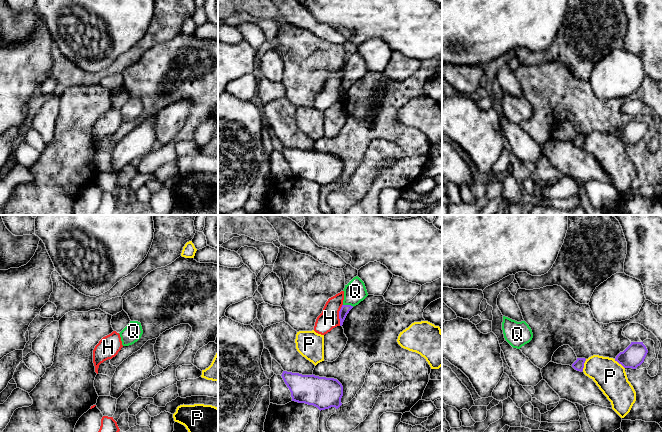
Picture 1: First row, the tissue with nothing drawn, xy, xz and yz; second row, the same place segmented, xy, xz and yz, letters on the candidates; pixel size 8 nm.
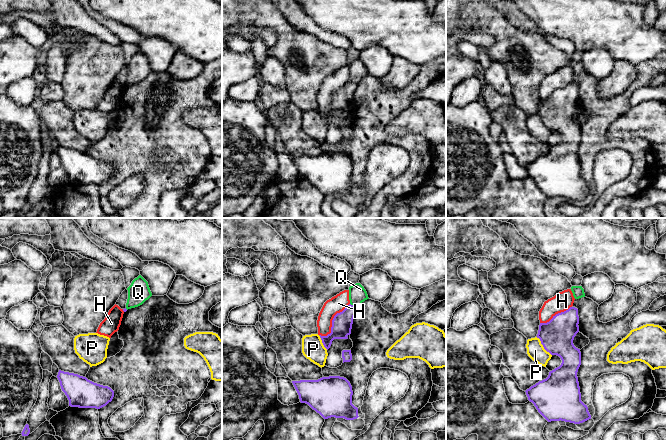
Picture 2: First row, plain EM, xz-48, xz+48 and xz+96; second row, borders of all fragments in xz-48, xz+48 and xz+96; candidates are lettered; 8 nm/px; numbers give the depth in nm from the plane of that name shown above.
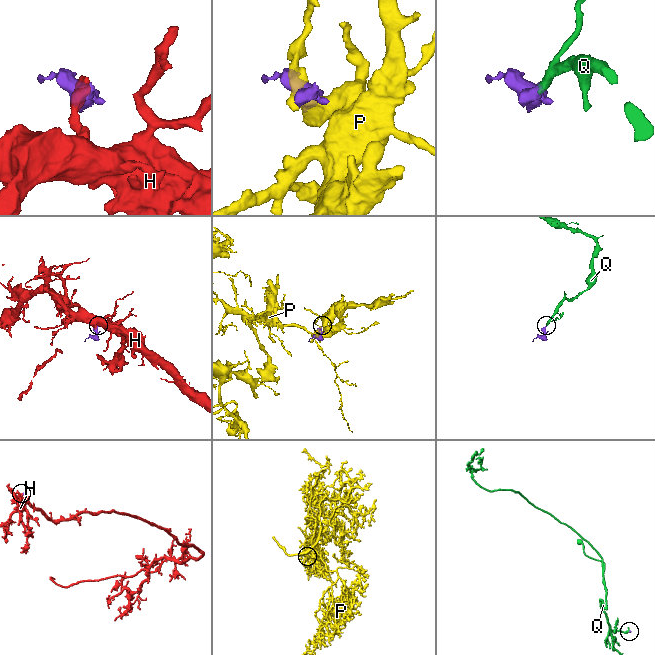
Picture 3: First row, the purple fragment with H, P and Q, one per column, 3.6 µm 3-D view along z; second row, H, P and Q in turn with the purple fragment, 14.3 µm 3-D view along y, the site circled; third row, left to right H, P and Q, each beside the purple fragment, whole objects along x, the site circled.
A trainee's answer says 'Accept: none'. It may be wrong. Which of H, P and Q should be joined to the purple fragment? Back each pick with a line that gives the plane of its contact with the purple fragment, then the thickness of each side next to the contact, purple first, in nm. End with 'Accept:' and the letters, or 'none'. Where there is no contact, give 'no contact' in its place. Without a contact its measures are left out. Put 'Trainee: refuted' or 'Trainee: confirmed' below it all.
Q: xz | 70/180 nm
Accept: Q
Trainee: refuted

